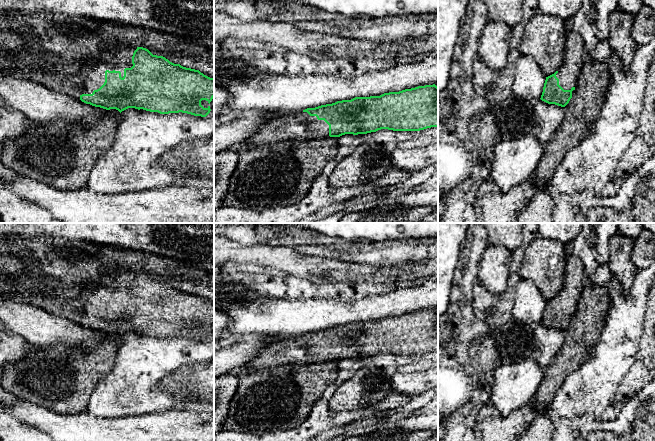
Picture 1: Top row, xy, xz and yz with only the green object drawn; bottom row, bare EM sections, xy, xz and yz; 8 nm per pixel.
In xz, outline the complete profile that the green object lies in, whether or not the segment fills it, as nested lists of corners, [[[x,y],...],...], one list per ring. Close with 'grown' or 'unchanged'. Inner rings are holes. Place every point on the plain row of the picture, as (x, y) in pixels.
[[[435,308],[380,320],[355,321],[279,340],[265,347],[245,366],[262,369],[287,364],[306,365],[345,358],[367,358],[381,353],[420,355],[431,351],[438,351],[438,311]]]; grown

